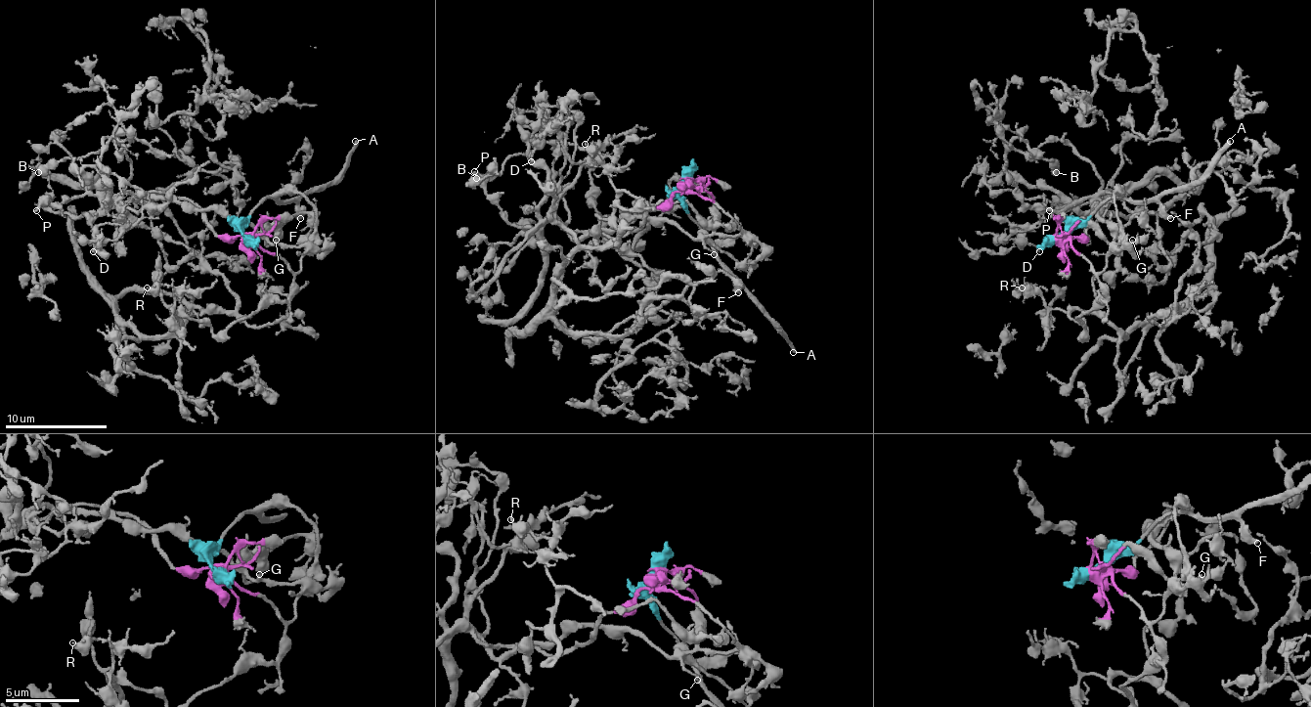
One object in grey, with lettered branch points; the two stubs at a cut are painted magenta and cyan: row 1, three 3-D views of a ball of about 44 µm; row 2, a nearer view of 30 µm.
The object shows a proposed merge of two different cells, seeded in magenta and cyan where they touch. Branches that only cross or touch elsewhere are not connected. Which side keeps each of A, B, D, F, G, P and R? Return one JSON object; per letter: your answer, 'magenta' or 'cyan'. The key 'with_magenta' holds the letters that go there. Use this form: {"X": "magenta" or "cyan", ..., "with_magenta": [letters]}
{"A": "cyan", "B": "magenta", "D": "magenta", "F": "cyan", "G": "magenta", "P": "magenta", "R": "magenta", "with_magenta": ["B", "D", "G", "P", "R"]}

